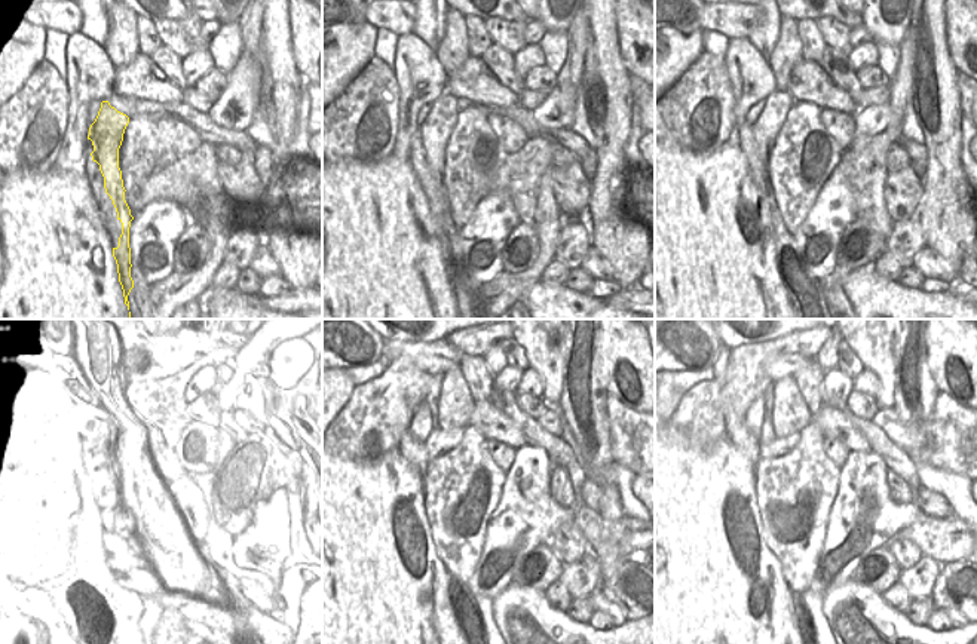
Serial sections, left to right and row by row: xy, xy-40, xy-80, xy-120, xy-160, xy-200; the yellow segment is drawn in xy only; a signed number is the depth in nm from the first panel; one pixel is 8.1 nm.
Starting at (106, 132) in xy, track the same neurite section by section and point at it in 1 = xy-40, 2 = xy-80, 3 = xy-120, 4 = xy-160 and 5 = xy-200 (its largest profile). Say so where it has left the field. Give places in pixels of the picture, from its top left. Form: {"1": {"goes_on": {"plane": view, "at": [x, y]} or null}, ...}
{"1": {"goes_on": {"plane": "xy-40", "at": [437, 128]}}, "2": {"goes_on": {"plane": "xy-80", "at": [777, 106]}}, "3": {"goes_on": {"plane": "xy-120", "at": [110, 439]}}, "4": {"goes_on": {"plane": "xy-160", "at": [440, 442]}}, "5": {"goes_on": {"plane": "xy-200", "at": [780, 445]}}}

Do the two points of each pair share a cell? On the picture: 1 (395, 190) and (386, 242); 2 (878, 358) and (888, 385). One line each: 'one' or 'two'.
1: one
2: one

